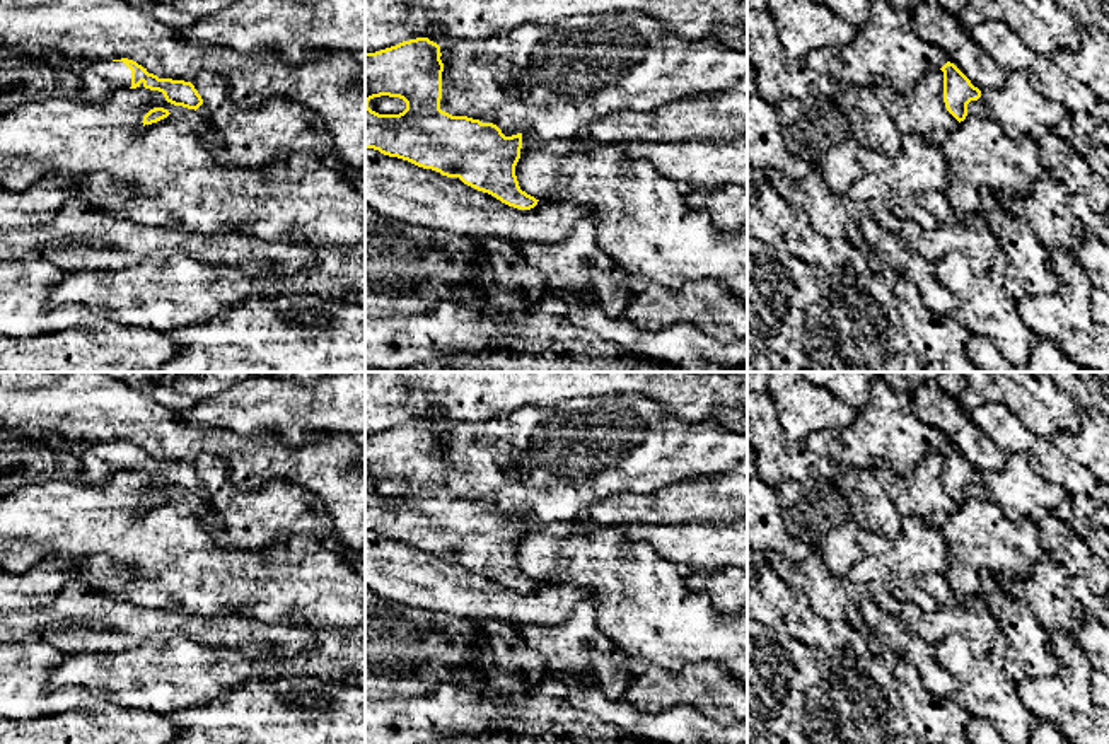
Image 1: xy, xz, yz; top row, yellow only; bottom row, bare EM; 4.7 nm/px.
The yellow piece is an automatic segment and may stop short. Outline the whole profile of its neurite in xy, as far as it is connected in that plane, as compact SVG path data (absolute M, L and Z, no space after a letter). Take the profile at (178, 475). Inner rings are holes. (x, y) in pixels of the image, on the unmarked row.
M128 440L87 445L80 452L80 468L85 483L102 483L114 473L143 468L145 471L162 474L165 483L174 488L196 493L203 486L191 464L159 461Z

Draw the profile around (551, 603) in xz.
M365 531L365 587L389 602L508 625L561 625L577 604L595 602L595 594L585 587L549 580L541 580L531 592L519 592L459 560L374 531Z

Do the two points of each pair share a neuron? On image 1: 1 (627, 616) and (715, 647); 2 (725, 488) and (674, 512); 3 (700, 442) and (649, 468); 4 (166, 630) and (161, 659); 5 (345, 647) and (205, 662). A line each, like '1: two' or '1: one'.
1: one
2: one
3: one
4: two
5: one

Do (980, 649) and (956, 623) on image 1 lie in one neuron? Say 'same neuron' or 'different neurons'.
same neuron

